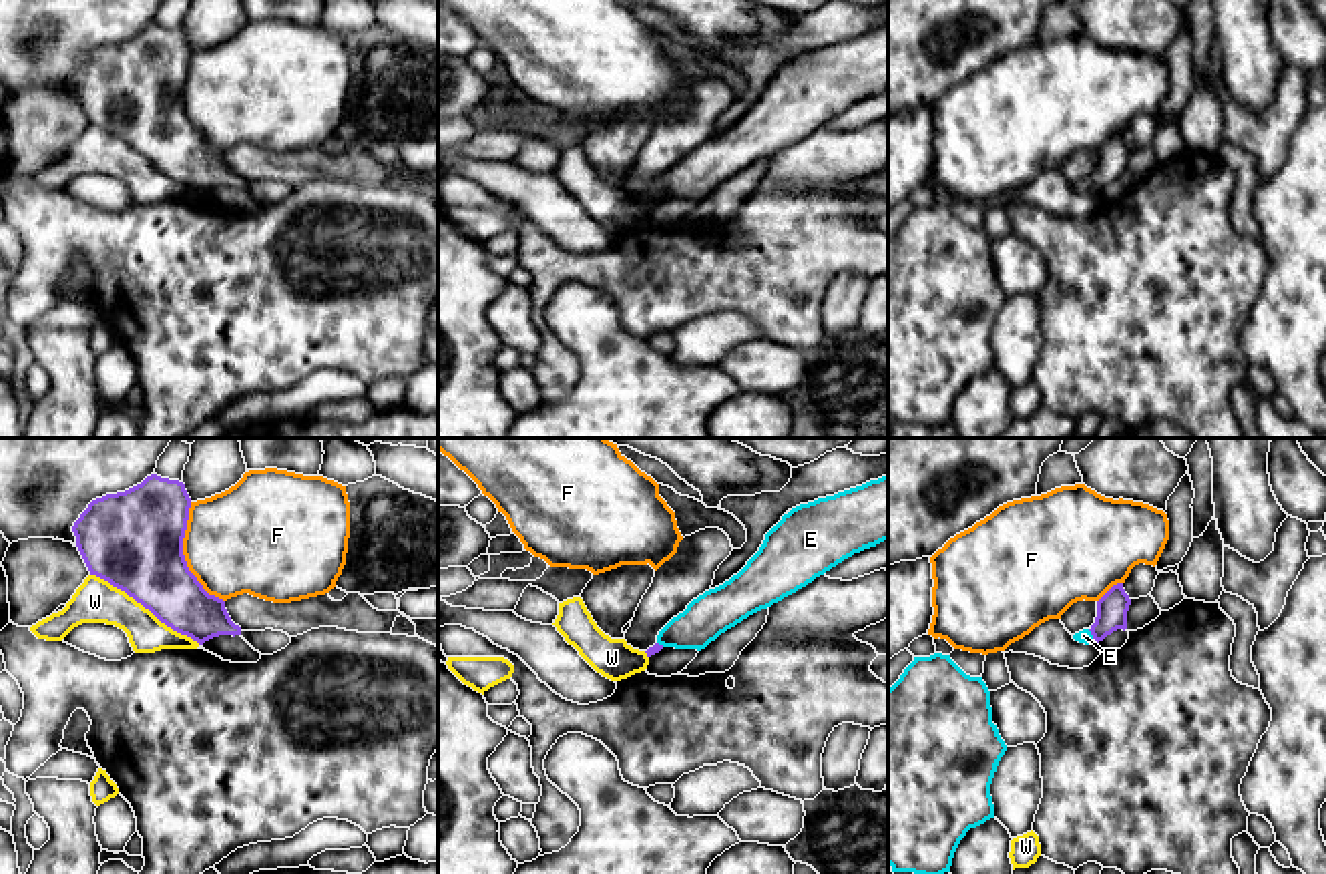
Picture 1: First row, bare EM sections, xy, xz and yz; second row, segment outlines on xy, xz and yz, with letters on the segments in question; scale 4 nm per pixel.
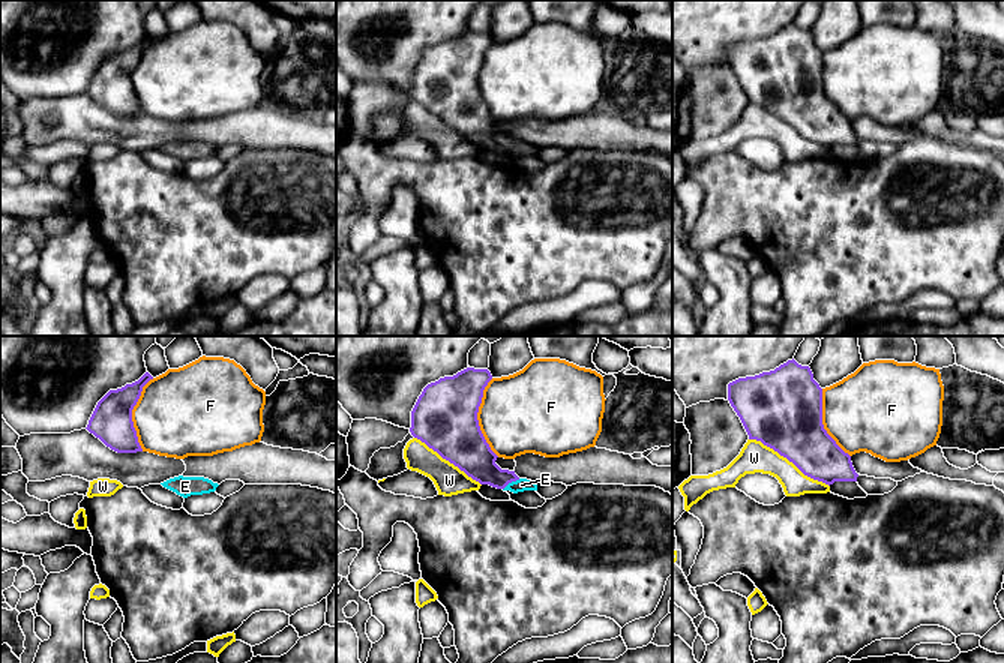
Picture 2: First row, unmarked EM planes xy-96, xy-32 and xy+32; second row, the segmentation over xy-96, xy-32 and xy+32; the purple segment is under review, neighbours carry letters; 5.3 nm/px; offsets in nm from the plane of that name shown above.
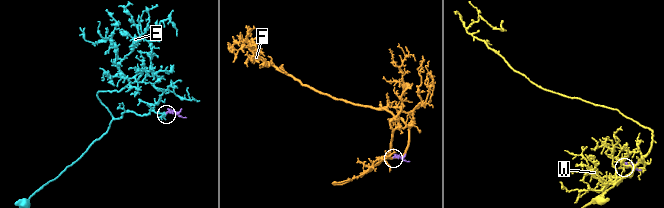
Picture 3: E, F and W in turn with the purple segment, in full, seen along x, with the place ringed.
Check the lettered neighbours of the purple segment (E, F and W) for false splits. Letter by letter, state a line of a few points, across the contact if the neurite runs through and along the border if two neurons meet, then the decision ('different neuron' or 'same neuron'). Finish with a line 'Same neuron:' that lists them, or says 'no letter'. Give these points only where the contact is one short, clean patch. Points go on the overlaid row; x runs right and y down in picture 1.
E: line yz (1112, 609), (1112, 615), (1093, 637), (1083, 635); same neuron
F: different neuron
W: different neuron
Same neuron: E

